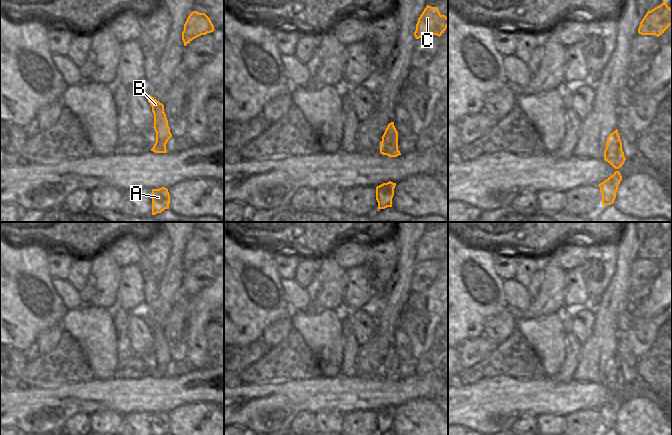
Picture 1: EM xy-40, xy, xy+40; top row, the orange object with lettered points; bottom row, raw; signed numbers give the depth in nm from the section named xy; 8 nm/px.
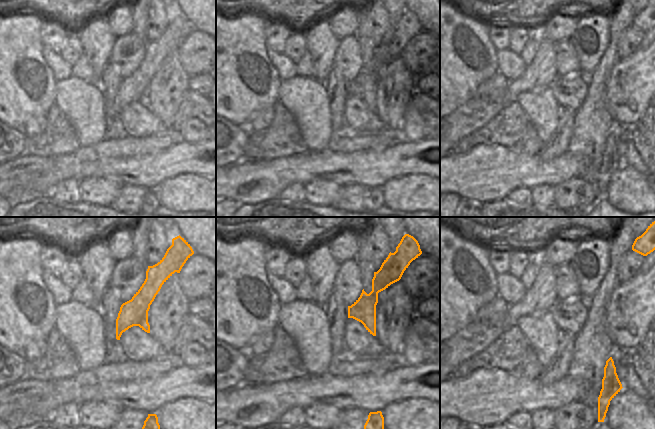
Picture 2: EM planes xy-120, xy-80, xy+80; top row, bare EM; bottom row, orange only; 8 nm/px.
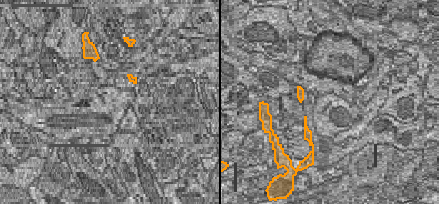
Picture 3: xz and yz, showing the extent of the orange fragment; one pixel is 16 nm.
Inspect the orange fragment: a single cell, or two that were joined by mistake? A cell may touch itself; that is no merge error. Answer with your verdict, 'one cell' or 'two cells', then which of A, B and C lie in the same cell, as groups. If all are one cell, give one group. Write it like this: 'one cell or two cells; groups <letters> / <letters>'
two cells; groups A / B C

